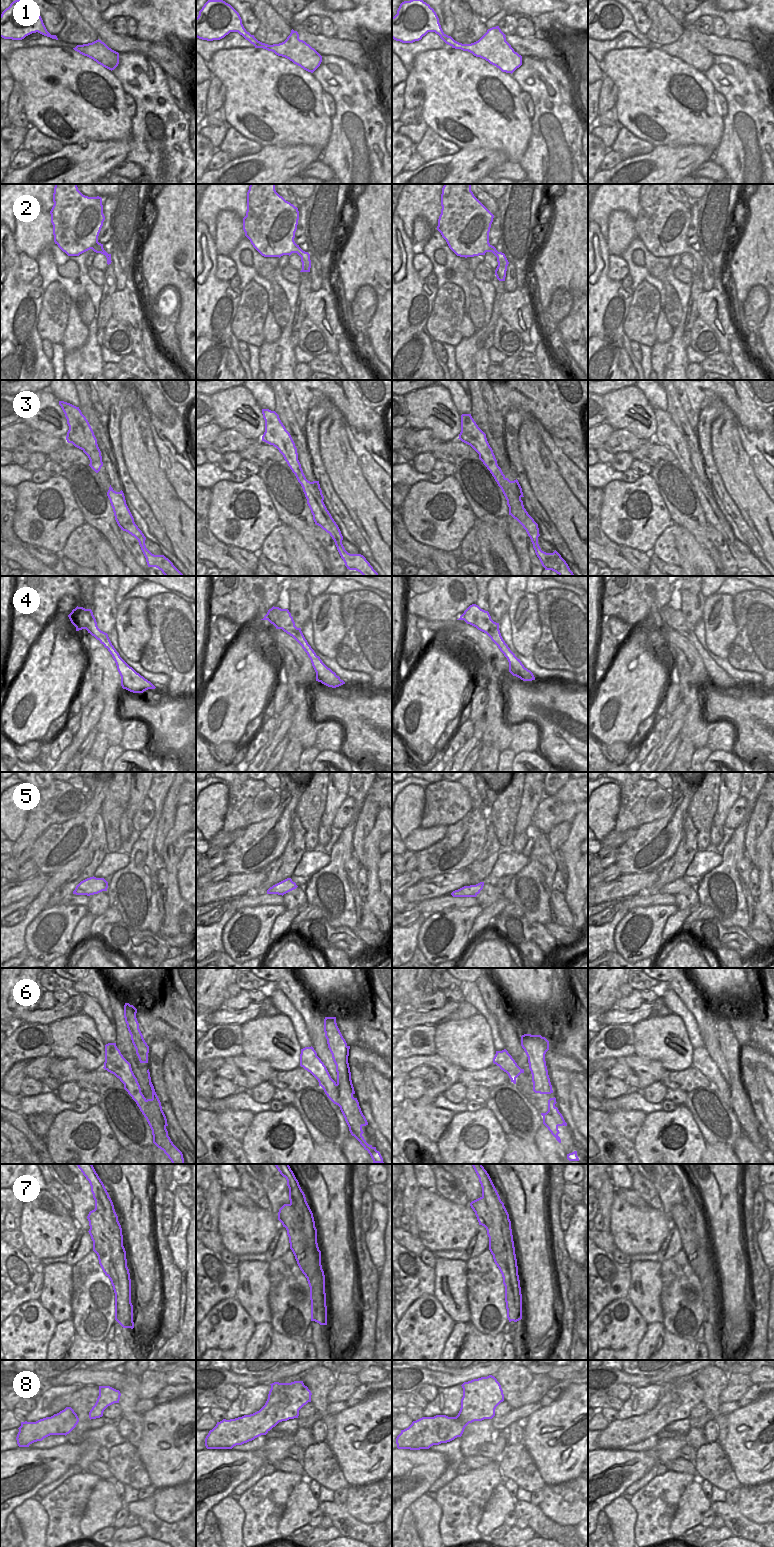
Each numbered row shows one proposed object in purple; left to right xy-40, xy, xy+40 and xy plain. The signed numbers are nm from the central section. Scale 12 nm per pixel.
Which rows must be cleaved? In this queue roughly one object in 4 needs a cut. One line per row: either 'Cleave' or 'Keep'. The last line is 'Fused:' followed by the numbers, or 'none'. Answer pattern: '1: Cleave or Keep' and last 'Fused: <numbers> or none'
1: Keep
2: Keep
3: Keep
4: Keep
5: Keep
6: Cleave
7: Cleave
8: Keep
Fused: 6, 7.

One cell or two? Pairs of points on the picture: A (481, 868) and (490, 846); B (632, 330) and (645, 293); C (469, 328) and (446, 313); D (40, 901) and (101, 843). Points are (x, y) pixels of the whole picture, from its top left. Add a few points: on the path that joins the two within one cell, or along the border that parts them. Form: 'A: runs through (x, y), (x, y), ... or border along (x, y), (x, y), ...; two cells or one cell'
A: runs through (484, 863), (490, 851); one cell
B: runs through (640, 321), (645, 302); one cell
C: border along (465, 313), (461, 322), (462, 336); two cells
D: border along (88, 849), (87, 859), (72, 874); two cells

